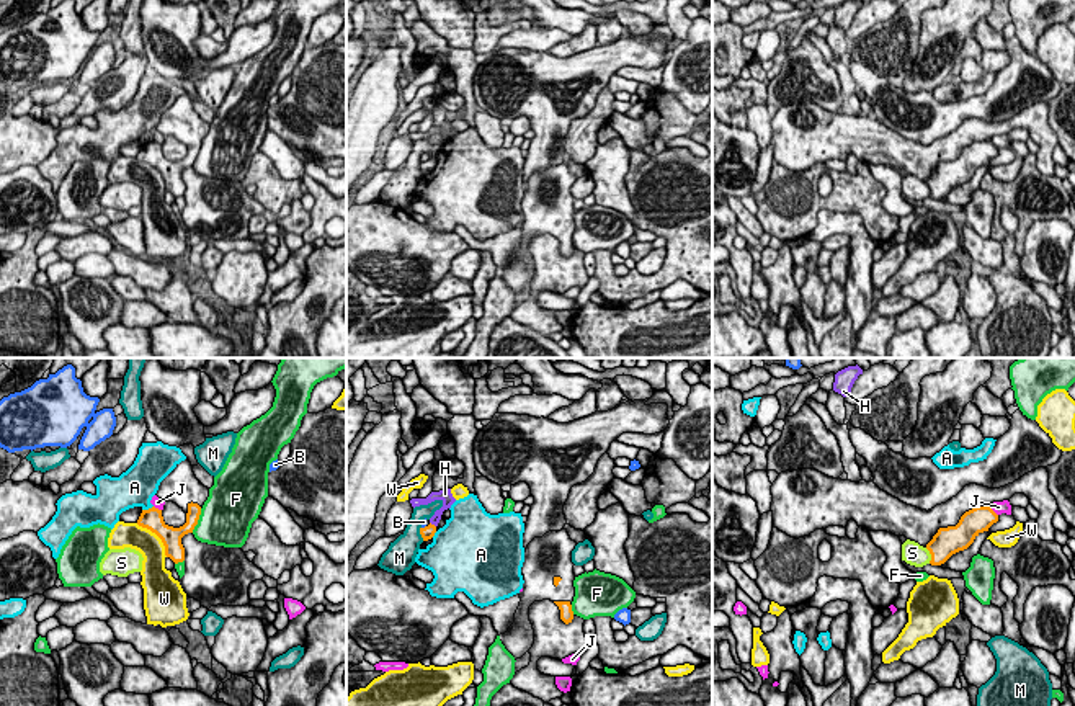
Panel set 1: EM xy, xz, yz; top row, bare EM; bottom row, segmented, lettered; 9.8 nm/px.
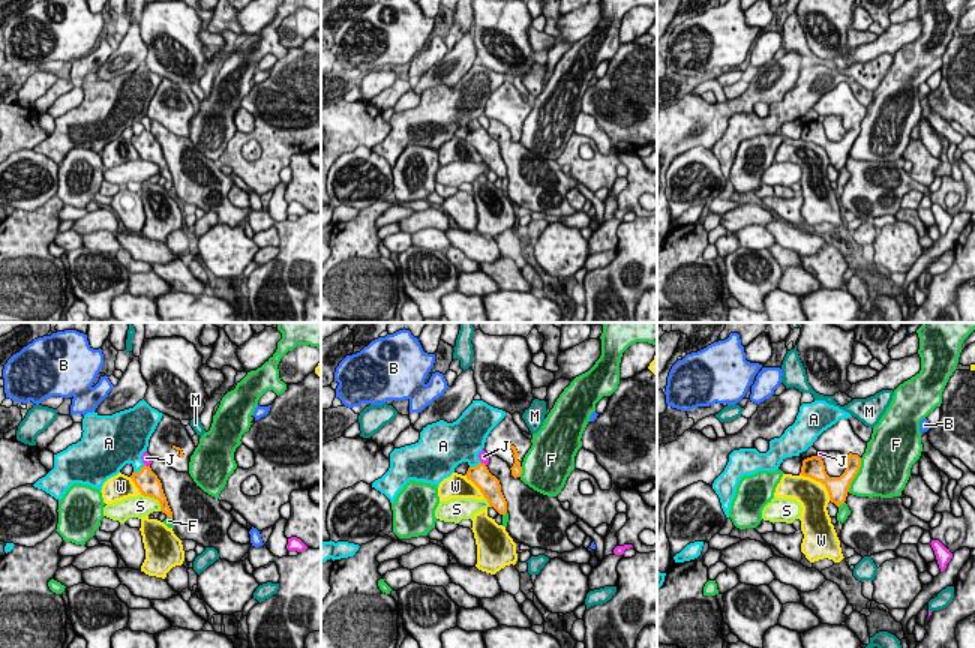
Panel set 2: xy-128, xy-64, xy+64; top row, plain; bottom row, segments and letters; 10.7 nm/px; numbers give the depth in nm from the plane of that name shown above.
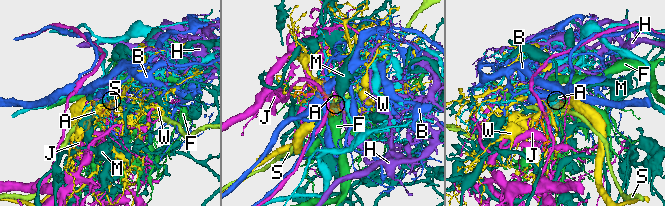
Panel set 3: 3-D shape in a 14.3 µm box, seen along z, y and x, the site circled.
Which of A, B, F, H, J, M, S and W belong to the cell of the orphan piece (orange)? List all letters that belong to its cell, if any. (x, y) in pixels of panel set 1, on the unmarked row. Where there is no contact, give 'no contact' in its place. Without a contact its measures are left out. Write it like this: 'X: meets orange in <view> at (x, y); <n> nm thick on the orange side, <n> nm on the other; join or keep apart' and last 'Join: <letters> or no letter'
A: meets orange in xy at (149, 142); 200 nm thick on the orange side, 380 nm on the other; keep apart
B: meets orange in xz at (425, 160); 130 nm thick on the orange side, 60 nm on the other; keep apart
F: meets orange in xy at (198, 152); 130 nm thick on the orange side, 480 nm on the other; keep apart
H: meets orange in xz at (433, 159); 130 nm thick on the orange side, 100 nm on the other; keep apart
J: meets orange in yz at (992, 144); 260 nm thick on the orange side, 130 nm on the other; keep apart
M: meets orange in xz at (420, 167); 130 nm thick on the orange side, 280 nm on the other; keep apart
S: meets orange in yz at (932, 190); 280 nm thick on the orange side, 220 nm on the other; keep apart
W: meets orange in xy at (157, 169); 200 nm thick on the orange side, 240 nm on the other; keep apart
Join: no letter

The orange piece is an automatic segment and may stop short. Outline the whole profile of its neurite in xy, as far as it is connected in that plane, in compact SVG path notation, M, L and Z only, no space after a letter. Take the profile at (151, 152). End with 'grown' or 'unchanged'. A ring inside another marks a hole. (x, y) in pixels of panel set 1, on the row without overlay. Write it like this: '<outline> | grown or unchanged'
M185 93L160 116L155 129L163 136L176 137L186 147L186 157L180 162L168 160L163 155L162 144L152 141L142 144L137 159L150 163L162 173L167 191L175 198L183 196L185 181L181 172L193 167L198 159L209 123L196 113L191 96Z | grown

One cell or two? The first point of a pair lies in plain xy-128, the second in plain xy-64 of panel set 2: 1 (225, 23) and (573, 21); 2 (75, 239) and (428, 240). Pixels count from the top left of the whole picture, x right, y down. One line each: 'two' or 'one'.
1: two
2: two

